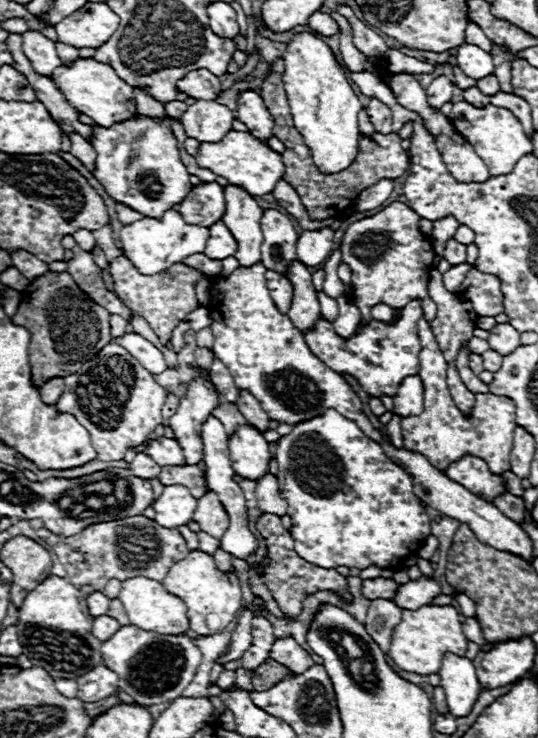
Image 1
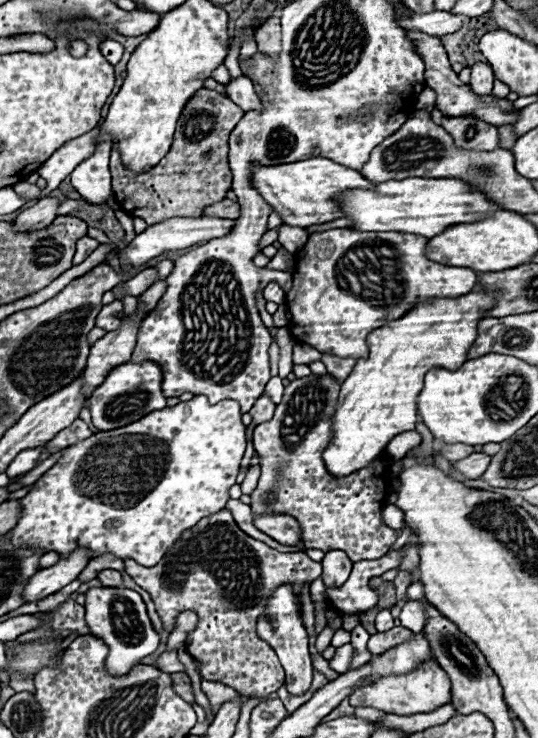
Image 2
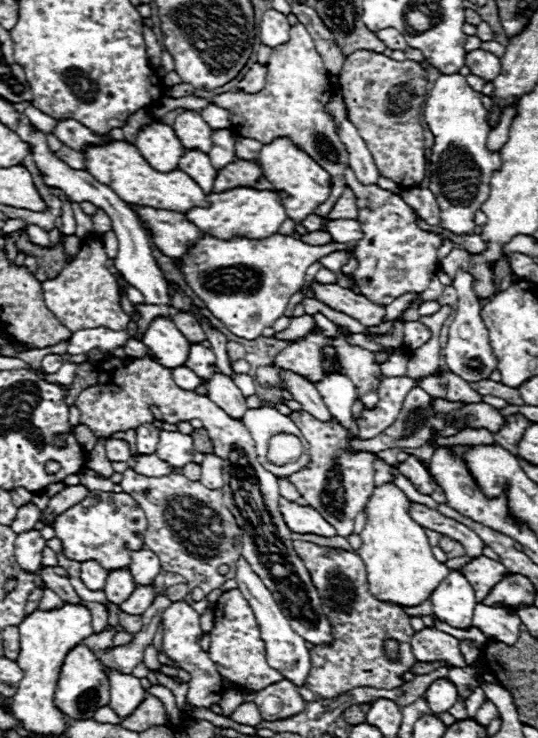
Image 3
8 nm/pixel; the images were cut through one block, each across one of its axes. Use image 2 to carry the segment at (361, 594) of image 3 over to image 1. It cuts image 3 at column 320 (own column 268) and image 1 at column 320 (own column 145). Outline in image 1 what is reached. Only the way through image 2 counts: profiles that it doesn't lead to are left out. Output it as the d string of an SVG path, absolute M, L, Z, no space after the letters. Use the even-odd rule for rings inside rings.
M262 514L260 520L256 522L256 530L260 532L266 548L268 548L268 556L270 556L270 566L266 568L264 584L270 588L274 600L278 602L280 610L286 616L296 616L302 610L302 600L306 594L316 592L316 590L346 590L346 578L340 576L336 570L330 568L318 568L316 564L306 562L304 558L300 558L294 552L294 538L292 534L280 524L280 516L270 516L270 514Z

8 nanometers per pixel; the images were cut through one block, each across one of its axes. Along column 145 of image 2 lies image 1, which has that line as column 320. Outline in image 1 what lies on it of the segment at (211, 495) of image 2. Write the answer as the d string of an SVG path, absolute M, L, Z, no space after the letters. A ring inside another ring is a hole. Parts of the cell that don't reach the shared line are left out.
M330 410L314 420L296 424L288 436L278 440L274 454L278 462L278 486L282 496L290 504L288 516L292 518L290 534L294 538L296 552L322 568L358 568L378 566L380 570L396 570L404 560L416 554L422 542L430 536L430 516L414 494L414 480L408 472L396 466L382 448L364 436L364 432L352 422Z

